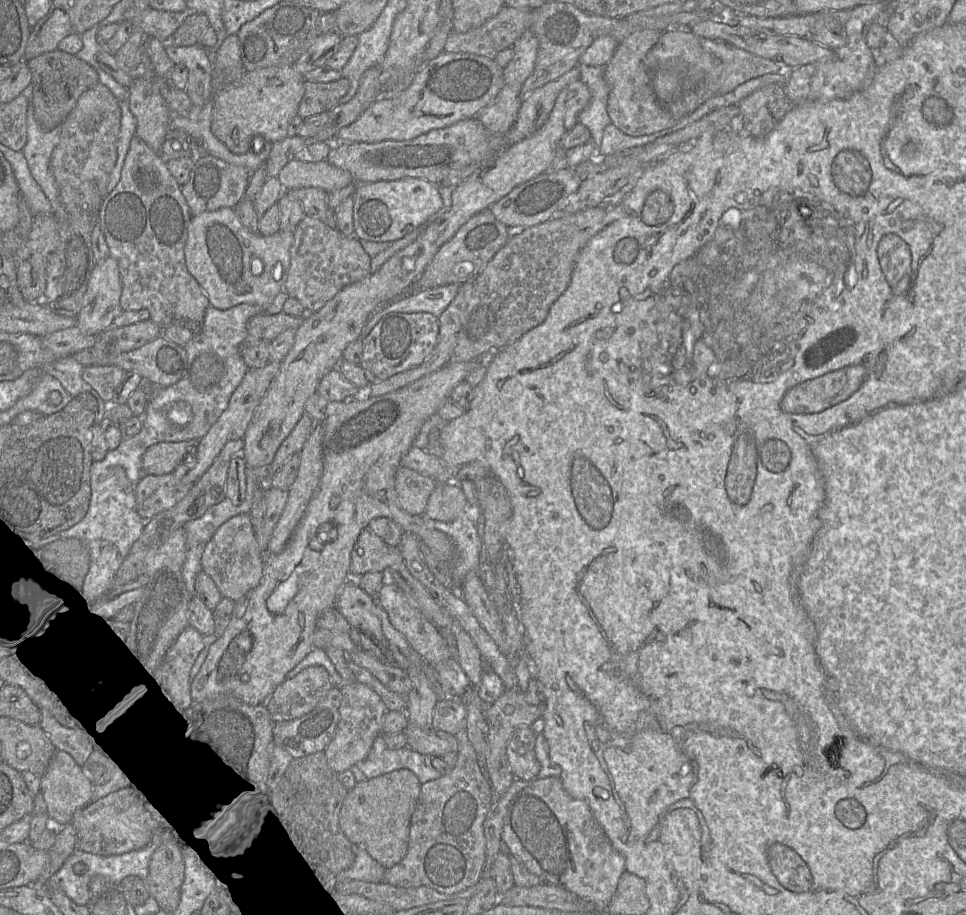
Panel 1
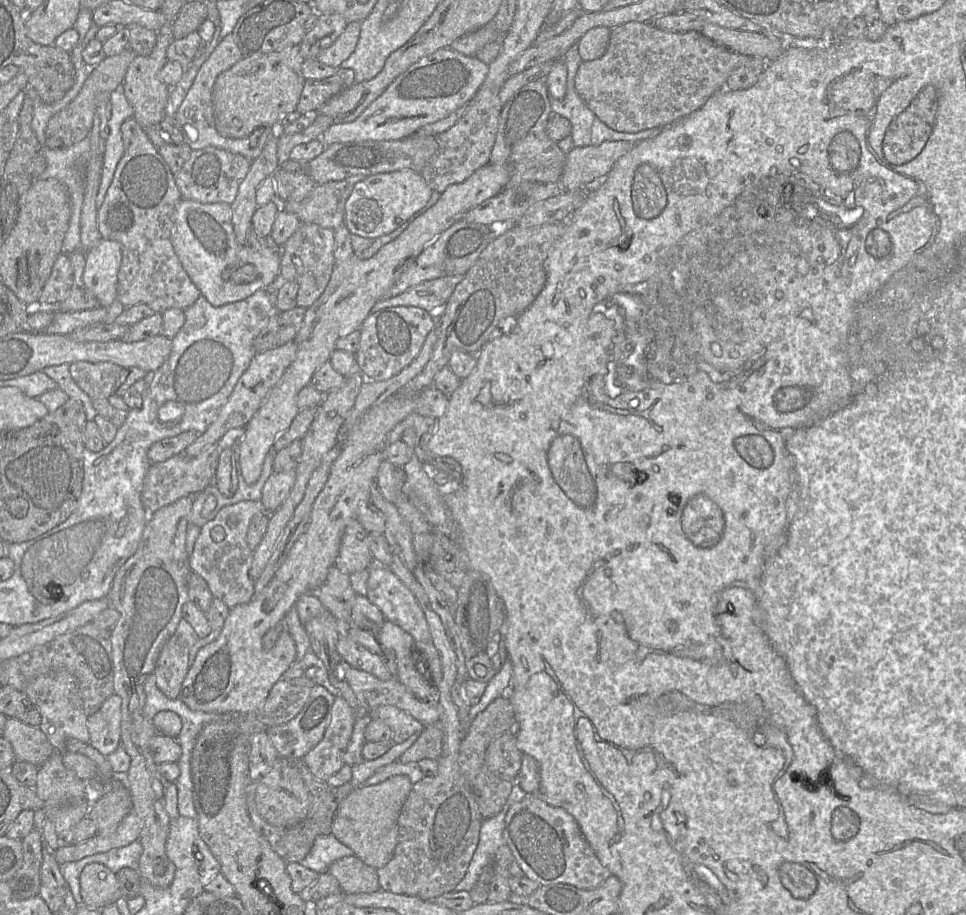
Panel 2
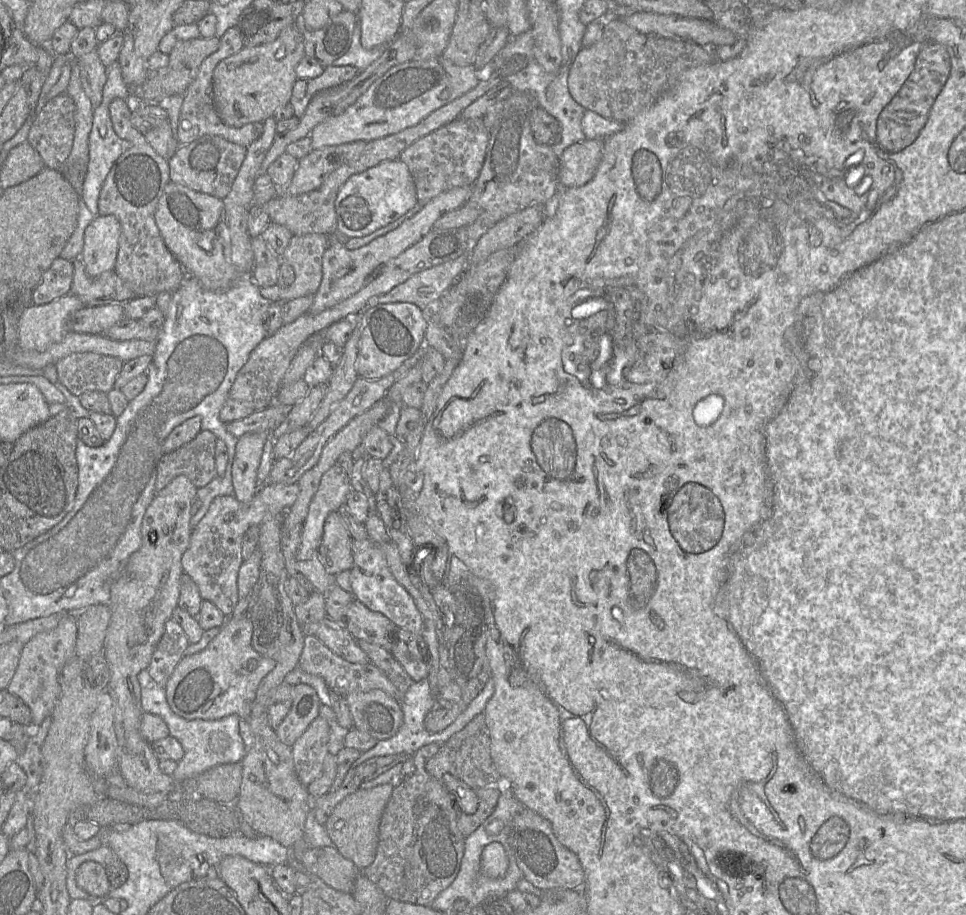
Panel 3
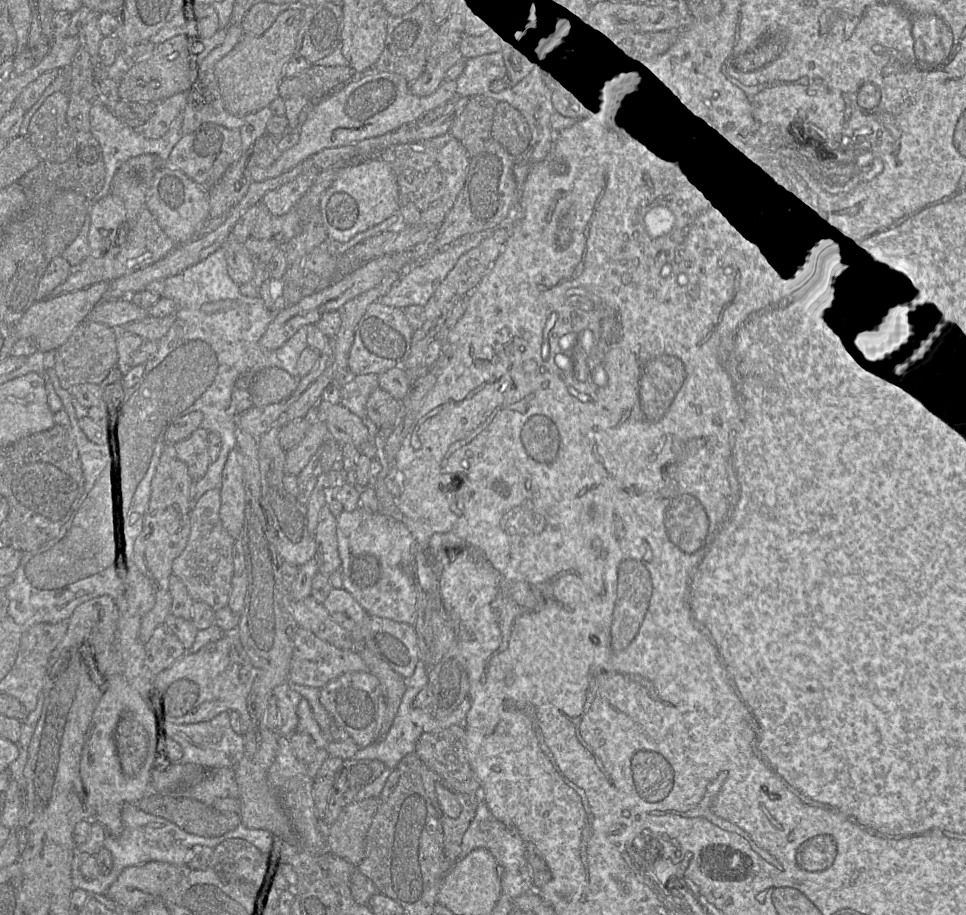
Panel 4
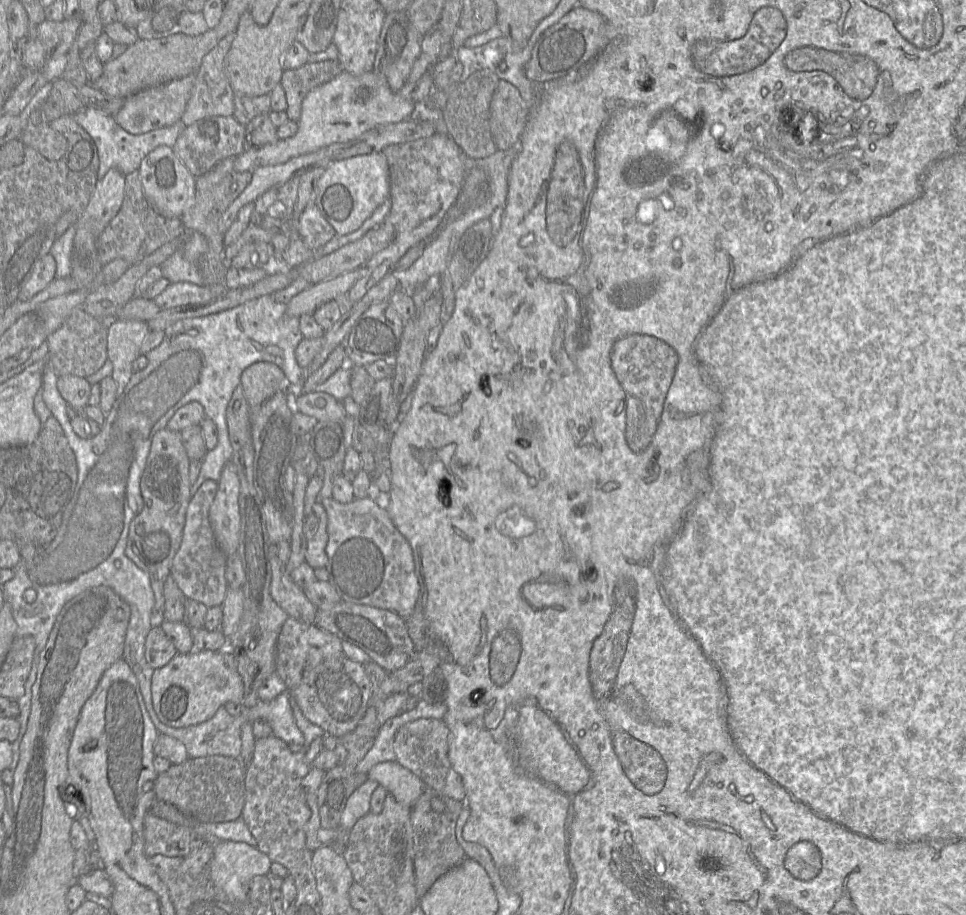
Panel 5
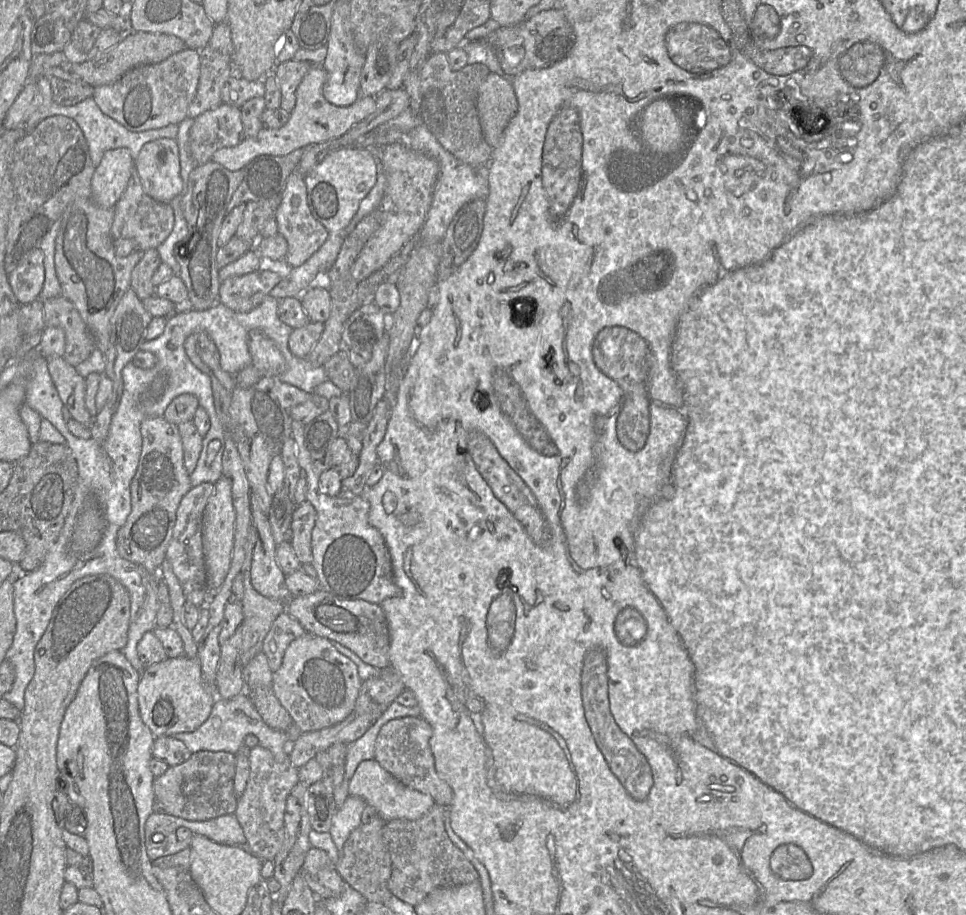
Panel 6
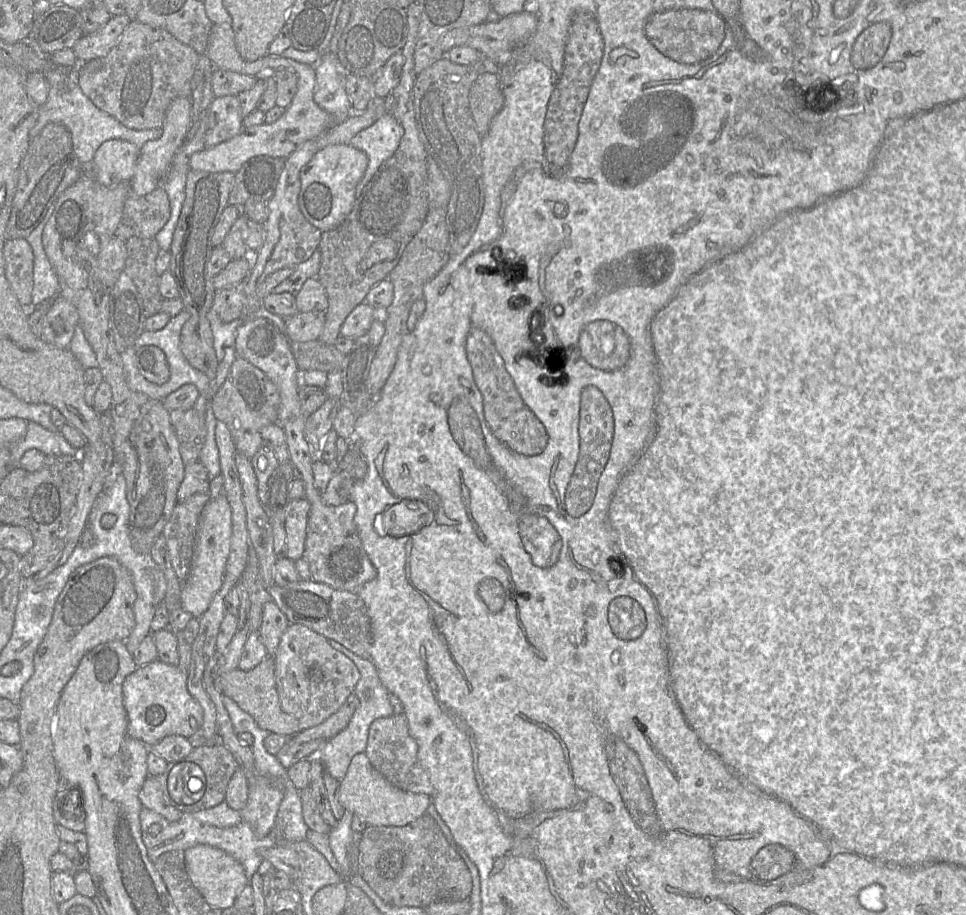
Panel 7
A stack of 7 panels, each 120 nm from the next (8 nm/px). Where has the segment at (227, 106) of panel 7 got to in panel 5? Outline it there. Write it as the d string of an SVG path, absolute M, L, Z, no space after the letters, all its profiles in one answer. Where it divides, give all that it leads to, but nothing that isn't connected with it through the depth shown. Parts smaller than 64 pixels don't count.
M210 116L186 127L174 144L173 151L194 177L199 177L218 162L236 157L246 149L246 127L234 116Z

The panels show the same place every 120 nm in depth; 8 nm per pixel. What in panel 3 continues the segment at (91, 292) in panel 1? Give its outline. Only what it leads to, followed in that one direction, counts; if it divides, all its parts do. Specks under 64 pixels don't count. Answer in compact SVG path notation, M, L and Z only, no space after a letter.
M96 215L87 226L82 261L89 276L115 269L120 234L120 222L113 215Z

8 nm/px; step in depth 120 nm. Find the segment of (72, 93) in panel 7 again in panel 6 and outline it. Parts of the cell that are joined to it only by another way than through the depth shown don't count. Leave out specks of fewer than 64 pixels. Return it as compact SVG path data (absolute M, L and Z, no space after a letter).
M42 76L37 80L37 85L42 95L42 103L38 109L31 114L25 124L25 128L28 130L33 130L42 120L54 115L63 115L73 119L81 128L85 136L89 146L91 160L95 167L100 164L104 154L112 149L128 149L132 159L135 161L138 158L142 147L146 143L160 138L177 140L179 131L179 126L177 124L171 124L163 128L147 130L143 132L132 132L114 119L105 115L92 97L89 97L73 106L61 106L54 102L50 82L45 76Z

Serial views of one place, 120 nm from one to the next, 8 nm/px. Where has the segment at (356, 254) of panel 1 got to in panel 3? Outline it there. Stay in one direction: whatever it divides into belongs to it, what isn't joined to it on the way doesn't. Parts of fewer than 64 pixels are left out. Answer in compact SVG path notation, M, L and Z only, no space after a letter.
M326 234L292 236L281 256L294 270L294 282L285 288L278 285L261 287L261 295L271 302L286 302L299 297L314 295L322 281L322 258L330 245Z

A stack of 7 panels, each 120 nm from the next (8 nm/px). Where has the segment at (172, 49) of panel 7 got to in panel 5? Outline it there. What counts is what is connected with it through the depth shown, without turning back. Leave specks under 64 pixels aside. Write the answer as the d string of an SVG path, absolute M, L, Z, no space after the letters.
M191 74L158 86L143 89L126 97L114 120L133 135L144 134L174 124L182 118L187 102L192 94L195 78L196 74Z

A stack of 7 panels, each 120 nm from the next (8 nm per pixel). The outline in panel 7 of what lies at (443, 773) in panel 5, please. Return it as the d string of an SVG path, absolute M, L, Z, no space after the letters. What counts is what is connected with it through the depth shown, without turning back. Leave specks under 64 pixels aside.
M404 714L375 720L369 729L365 754L371 765L393 786L411 793L432 798L434 787L425 770L419 765L418 745L409 732Z

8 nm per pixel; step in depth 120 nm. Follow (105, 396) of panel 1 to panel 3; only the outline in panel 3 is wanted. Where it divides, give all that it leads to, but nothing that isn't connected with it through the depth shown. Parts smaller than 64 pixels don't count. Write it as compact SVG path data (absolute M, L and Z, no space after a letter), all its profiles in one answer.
M93 352L73 353L55 363L59 381L75 396L85 392L108 393L114 388L124 362Z

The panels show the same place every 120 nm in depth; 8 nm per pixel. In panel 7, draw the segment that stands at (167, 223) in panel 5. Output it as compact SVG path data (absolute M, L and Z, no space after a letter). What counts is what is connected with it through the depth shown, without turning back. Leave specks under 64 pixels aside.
M162 187L144 196L132 191L125 200L122 223L132 228L140 238L155 238L170 217L170 203Z

